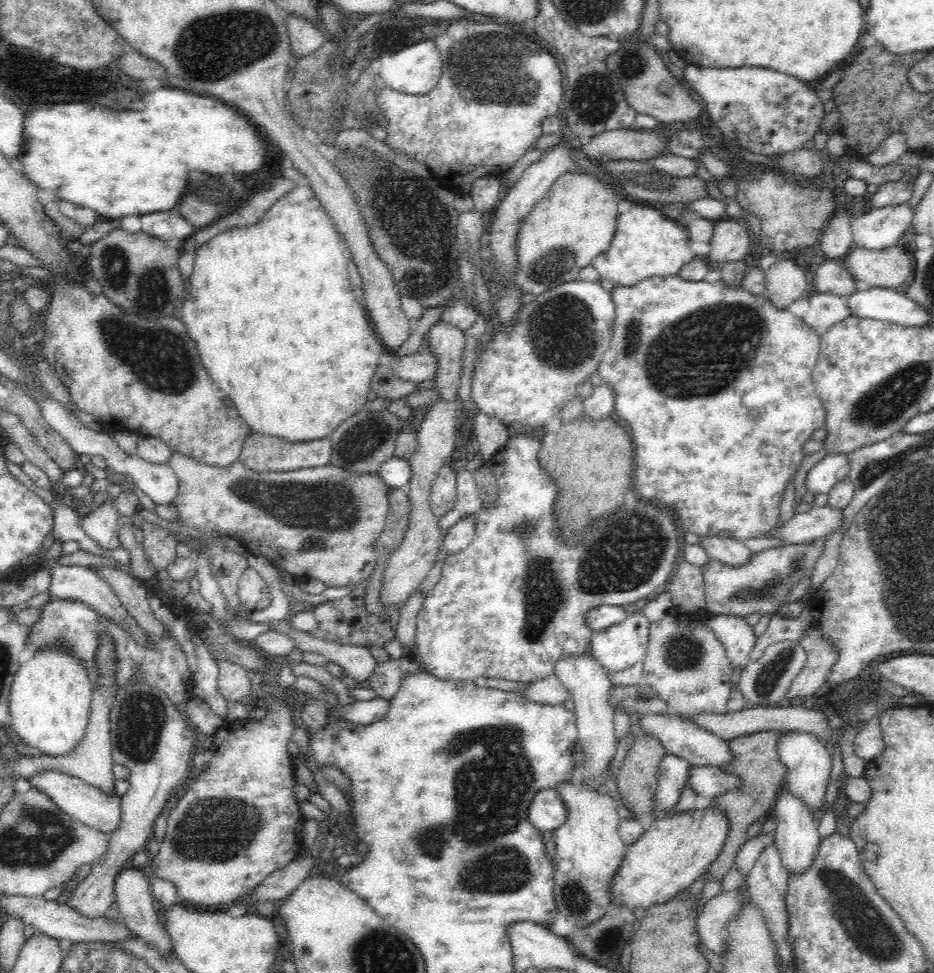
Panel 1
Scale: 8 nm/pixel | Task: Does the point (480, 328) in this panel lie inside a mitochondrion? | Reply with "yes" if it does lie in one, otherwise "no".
no

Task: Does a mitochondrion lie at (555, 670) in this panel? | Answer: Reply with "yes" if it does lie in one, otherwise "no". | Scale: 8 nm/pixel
no

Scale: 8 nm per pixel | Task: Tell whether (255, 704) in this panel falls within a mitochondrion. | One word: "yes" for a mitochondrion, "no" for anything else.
no

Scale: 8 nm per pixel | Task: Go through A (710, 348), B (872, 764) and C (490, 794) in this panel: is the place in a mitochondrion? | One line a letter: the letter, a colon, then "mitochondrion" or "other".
A: mitochondrion
B: other
C: mitochondrion

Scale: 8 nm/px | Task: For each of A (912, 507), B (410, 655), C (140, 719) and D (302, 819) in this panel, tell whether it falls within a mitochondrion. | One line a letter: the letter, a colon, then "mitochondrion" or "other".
A: mitochondrion
B: other
C: mitochondrion
D: other

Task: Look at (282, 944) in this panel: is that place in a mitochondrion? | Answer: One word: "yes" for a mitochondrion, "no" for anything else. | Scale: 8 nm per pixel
no

